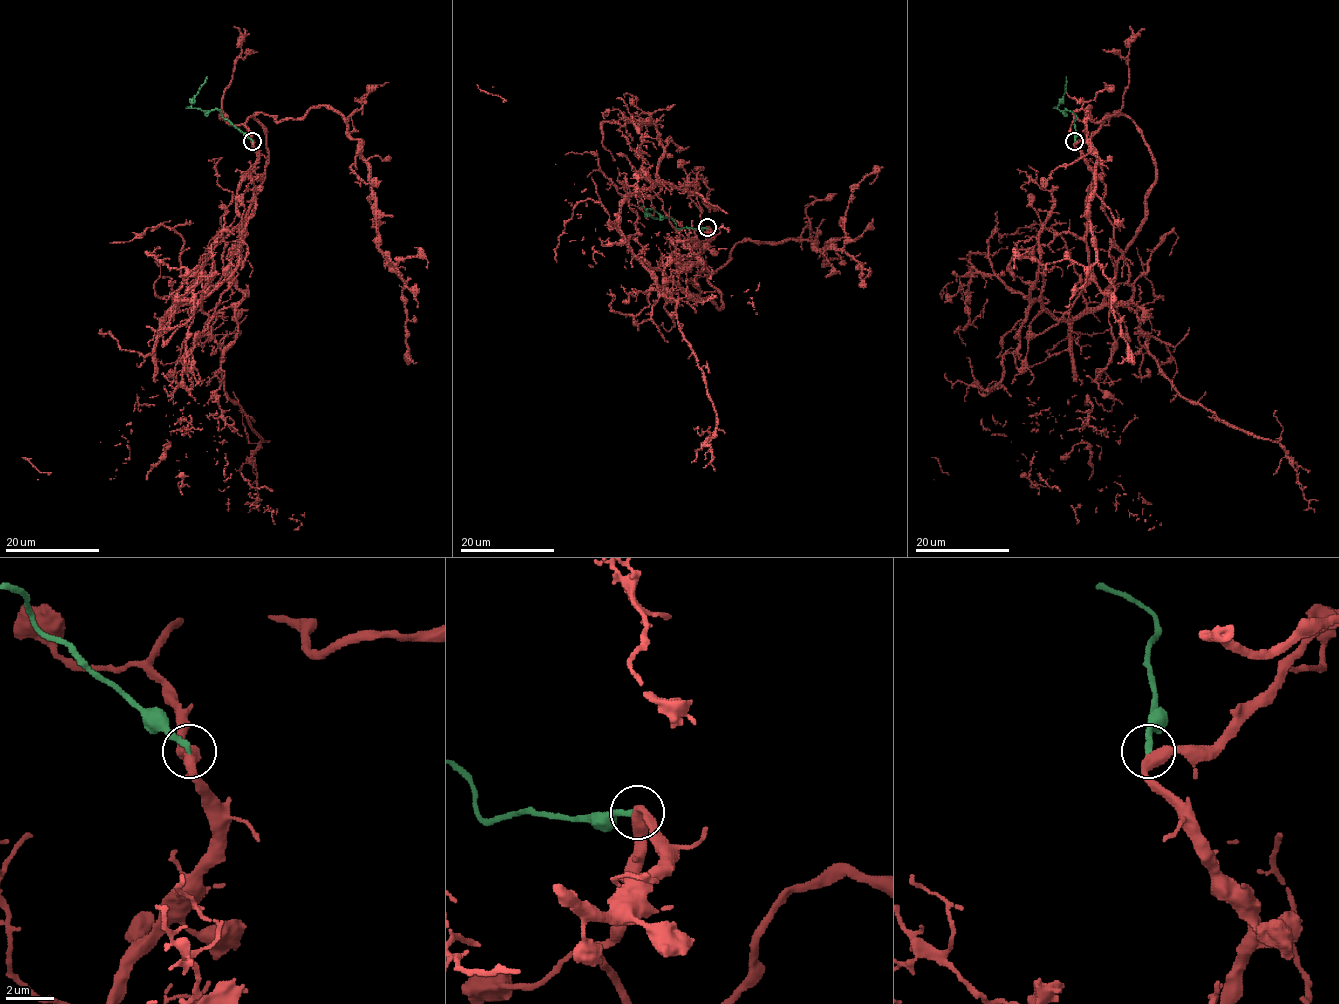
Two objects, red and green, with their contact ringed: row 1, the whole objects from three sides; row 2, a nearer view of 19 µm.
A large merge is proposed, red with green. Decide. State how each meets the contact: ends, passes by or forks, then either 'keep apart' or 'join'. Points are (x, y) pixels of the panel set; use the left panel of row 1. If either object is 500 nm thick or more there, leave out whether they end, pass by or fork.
red passes by | green ends | keep apart

